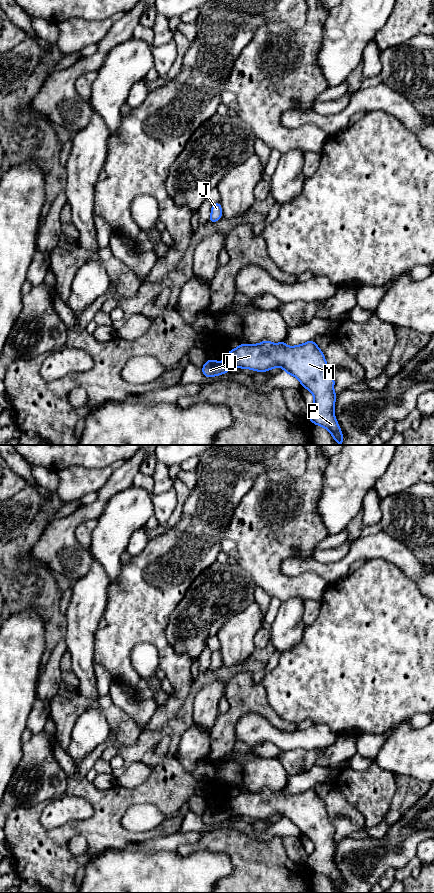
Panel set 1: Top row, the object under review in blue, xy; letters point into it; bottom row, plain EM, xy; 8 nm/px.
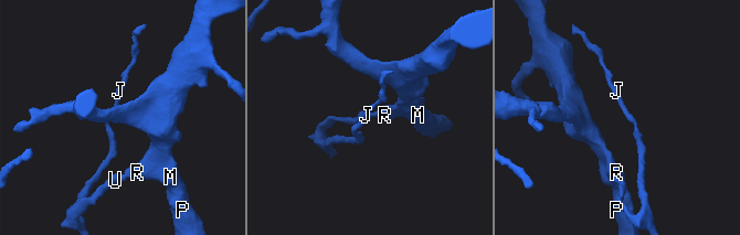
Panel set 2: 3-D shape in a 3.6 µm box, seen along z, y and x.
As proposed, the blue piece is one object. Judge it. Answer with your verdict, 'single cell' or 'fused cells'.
fused cells

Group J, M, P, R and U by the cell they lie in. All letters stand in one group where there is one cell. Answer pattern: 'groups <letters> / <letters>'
groups J U / M P R

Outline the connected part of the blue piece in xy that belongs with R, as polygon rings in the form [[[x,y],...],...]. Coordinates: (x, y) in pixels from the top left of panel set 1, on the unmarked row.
[[[285,788],[272,791],[239,792],[228,800],[226,810],[230,815],[266,820],[282,815],[284,820],[296,825],[301,834],[314,844],[314,852],[307,865],[312,871],[327,877],[334,888],[343,893],[343,882],[335,866],[335,828],[331,823],[321,797],[313,788],[297,794],[286,794]]]

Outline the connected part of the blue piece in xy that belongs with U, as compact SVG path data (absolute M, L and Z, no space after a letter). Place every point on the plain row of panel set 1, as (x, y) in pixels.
M208 807L201 817L203 823L207 826L210 826L228 821L230 814L226 809L215 809Z

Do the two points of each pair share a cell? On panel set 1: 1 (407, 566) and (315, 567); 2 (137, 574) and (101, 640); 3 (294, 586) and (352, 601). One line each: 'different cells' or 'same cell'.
1: same cell
2: same cell
3: different cells

